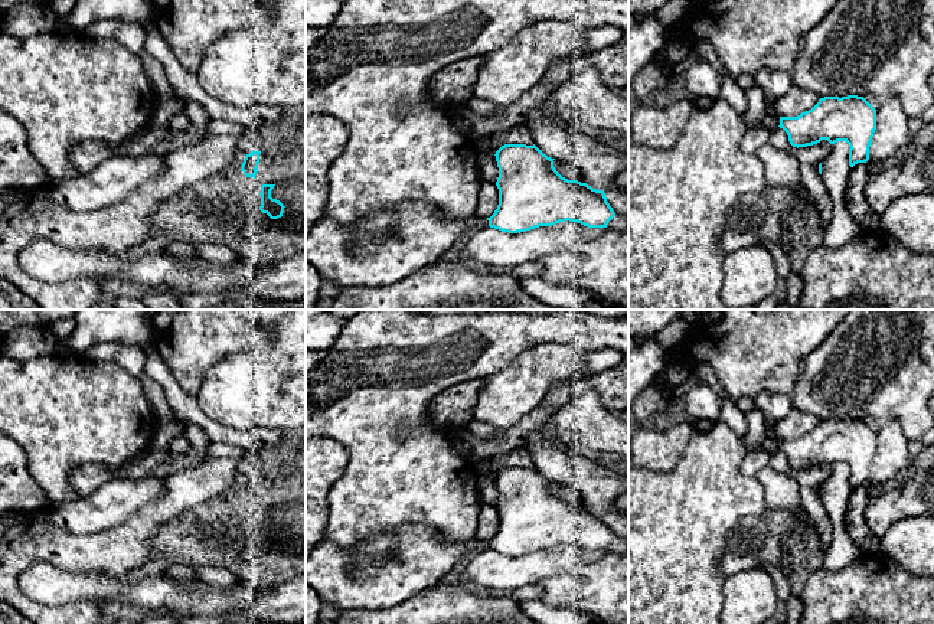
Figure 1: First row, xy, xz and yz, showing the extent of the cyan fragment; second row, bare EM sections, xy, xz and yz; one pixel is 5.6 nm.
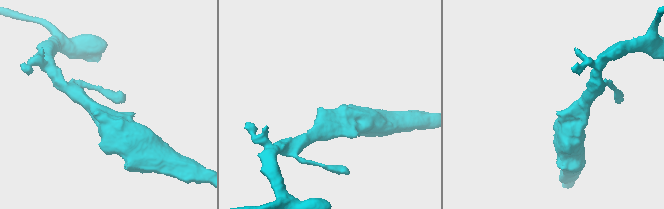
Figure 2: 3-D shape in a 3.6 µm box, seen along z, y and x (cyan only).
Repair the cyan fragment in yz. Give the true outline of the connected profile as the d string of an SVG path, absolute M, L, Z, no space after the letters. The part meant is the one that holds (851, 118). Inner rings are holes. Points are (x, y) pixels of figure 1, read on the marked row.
M824 97L809 111L797 117L771 117L765 114L761 127L783 128L793 147L807 147L827 140L830 144L849 144L849 166L866 163L876 130L876 110L863 97Z

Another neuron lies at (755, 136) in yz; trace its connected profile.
M761 125L747 127L741 141L741 150L745 154L757 154L757 151L770 141L770 130Z

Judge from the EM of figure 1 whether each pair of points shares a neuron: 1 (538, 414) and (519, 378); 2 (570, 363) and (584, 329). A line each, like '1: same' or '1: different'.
1: different
2: different

